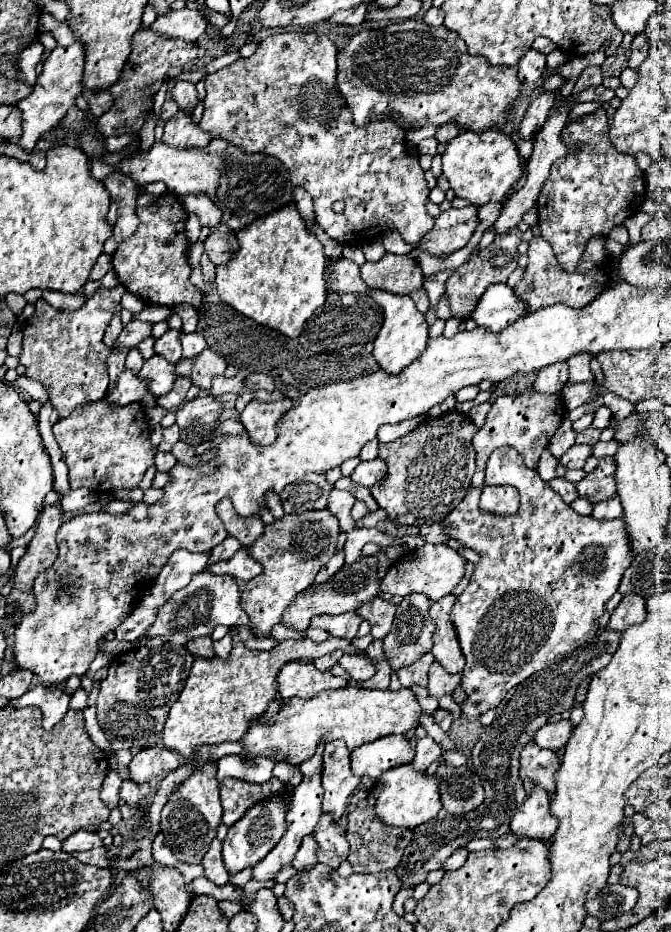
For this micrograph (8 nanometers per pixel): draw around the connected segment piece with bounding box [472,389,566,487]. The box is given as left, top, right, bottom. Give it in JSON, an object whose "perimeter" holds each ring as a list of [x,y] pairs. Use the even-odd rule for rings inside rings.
{"perimeter":[[[528,389],[528,391],[520,393],[518,397],[510,397],[510,395],[498,397],[492,403],[492,409],[490,409],[490,413],[486,417],[484,427],[480,427],[480,431],[472,439],[476,455],[478,455],[476,473],[472,477],[472,487],[482,487],[484,485],[486,461],[492,455],[492,451],[496,451],[498,447],[504,447],[504,445],[514,447],[522,455],[524,463],[530,469],[536,469],[540,453],[544,451],[544,447],[548,447],[550,437],[560,427],[564,415],[566,415],[566,409],[562,405],[560,395],[540,395],[540,393],[532,391],[532,389]]]}

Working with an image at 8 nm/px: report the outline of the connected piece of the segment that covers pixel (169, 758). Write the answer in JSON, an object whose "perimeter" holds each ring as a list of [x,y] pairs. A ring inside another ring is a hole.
{"perimeter":[[[150,747],[134,755],[134,759],[130,761],[128,765],[130,781],[134,781],[136,785],[142,783],[154,785],[162,781],[168,773],[172,773],[178,765],[180,765],[180,755],[176,755],[174,751]]]}

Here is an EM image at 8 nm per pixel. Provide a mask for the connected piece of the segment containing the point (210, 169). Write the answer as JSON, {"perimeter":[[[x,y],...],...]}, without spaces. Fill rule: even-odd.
{"perimeter":[[[212,139],[208,143],[208,147],[204,147],[204,149],[176,149],[176,147],[168,147],[164,143],[154,143],[154,147],[148,153],[136,153],[136,155],[124,159],[118,165],[118,169],[124,171],[126,175],[132,175],[132,179],[136,179],[136,183],[140,183],[140,185],[164,181],[168,185],[168,189],[174,191],[176,195],[186,195],[186,193],[196,193],[196,191],[208,193],[210,199],[224,213],[222,223],[228,223],[230,227],[234,227],[234,231],[246,227],[254,219],[270,215],[272,211],[278,211],[280,207],[286,207],[288,203],[294,201],[294,195],[292,195],[294,187],[292,187],[290,175],[280,159],[270,157],[270,155],[258,155],[258,153],[256,155],[242,153],[238,147],[234,147],[232,143],[228,143],[224,139]]]}

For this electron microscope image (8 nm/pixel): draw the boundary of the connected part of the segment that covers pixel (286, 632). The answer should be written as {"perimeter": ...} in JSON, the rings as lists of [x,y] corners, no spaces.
{"perimeter":[[[278,623],[278,625],[276,625],[276,631],[272,631],[270,637],[276,637],[278,641],[284,641],[284,639],[302,639],[302,637],[306,637],[306,633],[304,633],[304,631],[286,629],[284,623]]]}

